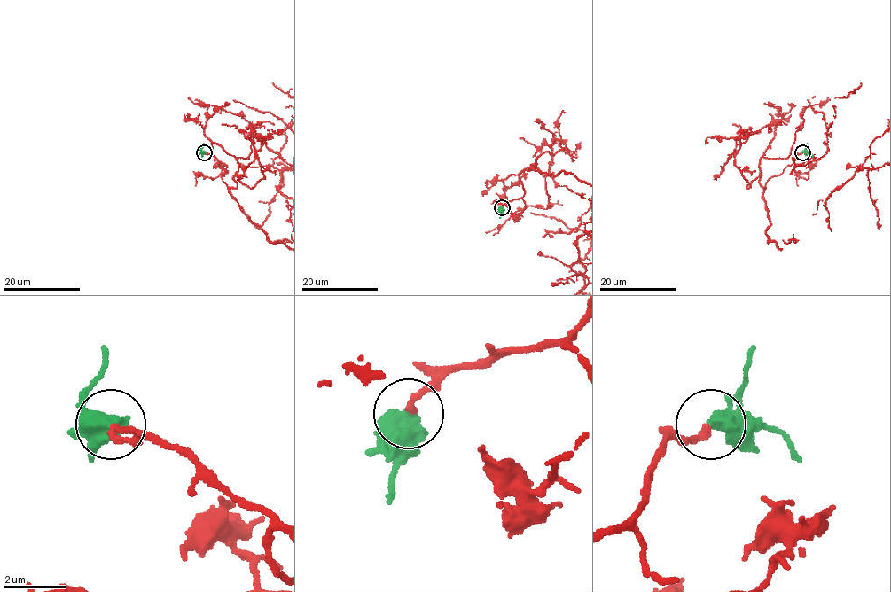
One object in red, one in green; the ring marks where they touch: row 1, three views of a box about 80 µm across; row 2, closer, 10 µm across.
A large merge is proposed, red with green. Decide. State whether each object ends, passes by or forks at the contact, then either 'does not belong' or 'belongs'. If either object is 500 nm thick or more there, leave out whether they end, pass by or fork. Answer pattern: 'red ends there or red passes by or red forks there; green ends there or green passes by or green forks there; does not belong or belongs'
belongs

